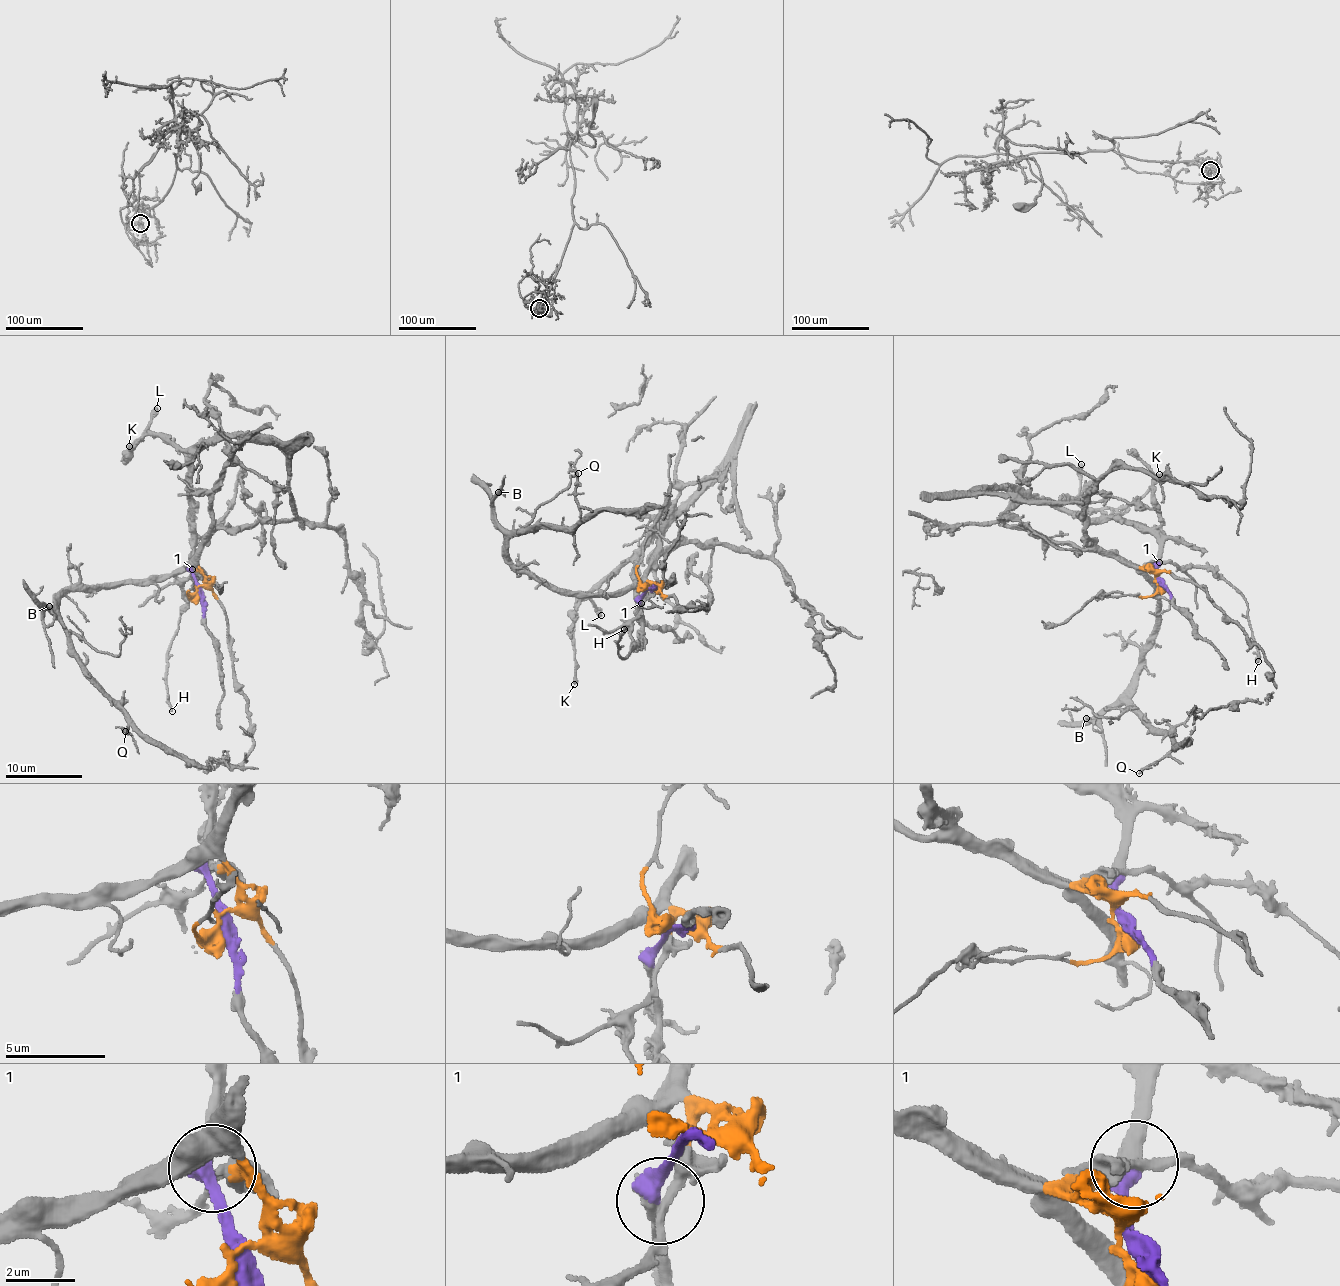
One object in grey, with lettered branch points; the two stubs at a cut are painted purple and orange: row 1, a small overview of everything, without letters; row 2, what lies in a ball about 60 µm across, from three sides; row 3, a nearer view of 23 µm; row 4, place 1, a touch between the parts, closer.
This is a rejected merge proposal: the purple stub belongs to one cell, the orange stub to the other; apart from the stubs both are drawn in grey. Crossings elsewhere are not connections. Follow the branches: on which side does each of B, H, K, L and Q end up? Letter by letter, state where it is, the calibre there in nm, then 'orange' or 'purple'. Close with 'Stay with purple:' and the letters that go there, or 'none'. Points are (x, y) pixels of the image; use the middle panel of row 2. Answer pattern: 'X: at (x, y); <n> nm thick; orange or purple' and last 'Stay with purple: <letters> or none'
B: at (498, 492); 130 nm thick; orange
H: at (624, 629); 190 nm thick; orange
K: at (574, 684); 380 nm thick; purple
L: at (601, 615); 360 nm thick; purple
Q: at (578, 473); 180 nm thick; orange
Stay with purple: K, L

